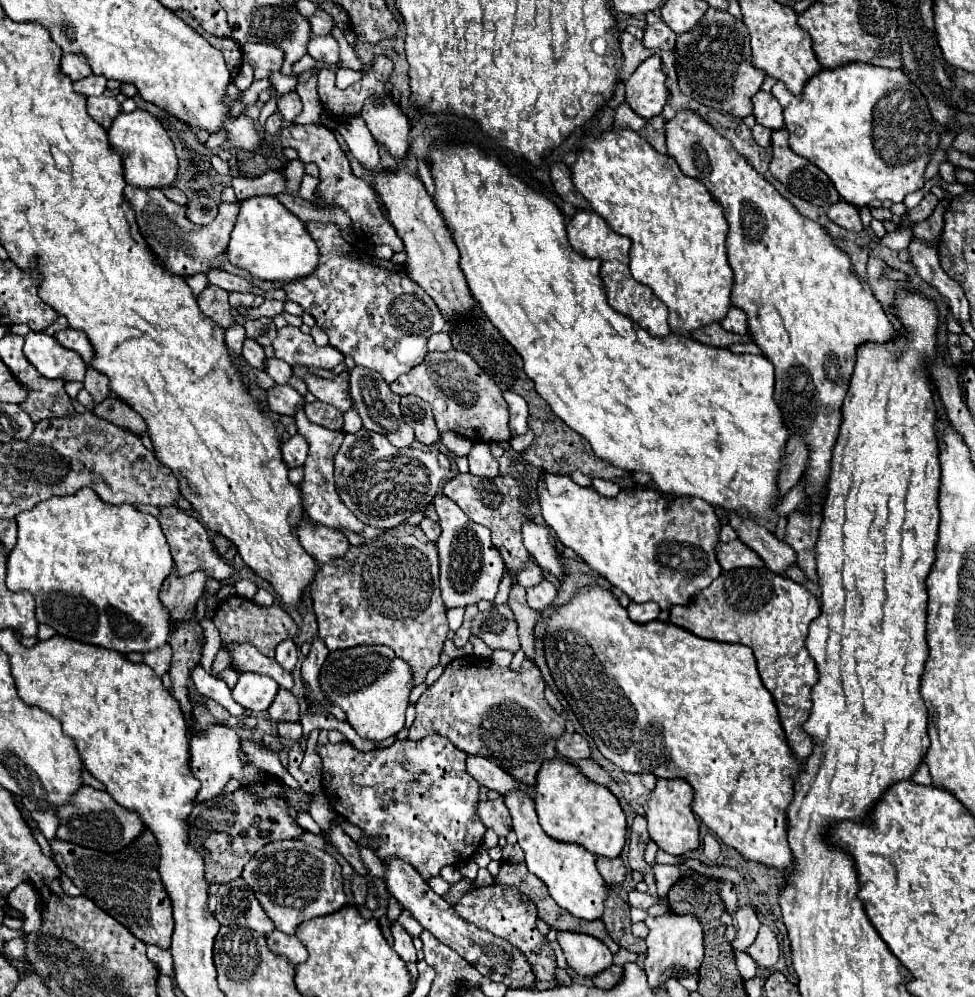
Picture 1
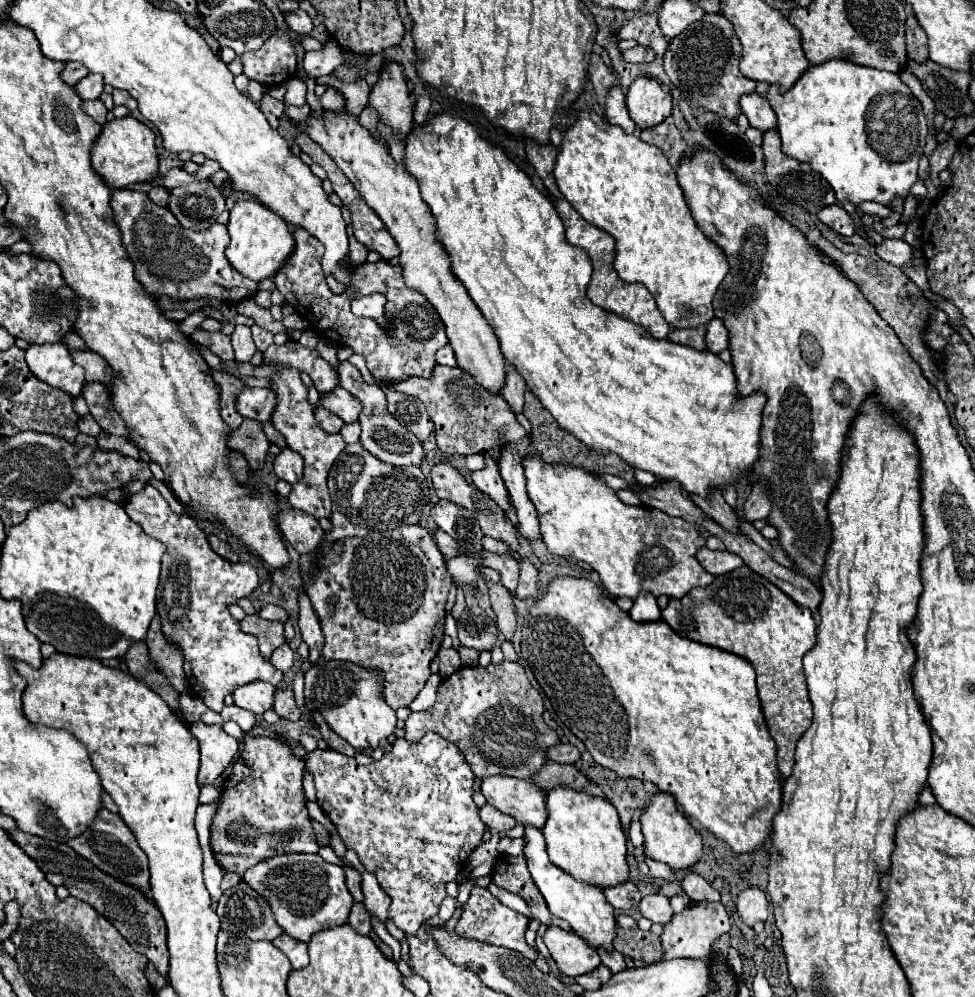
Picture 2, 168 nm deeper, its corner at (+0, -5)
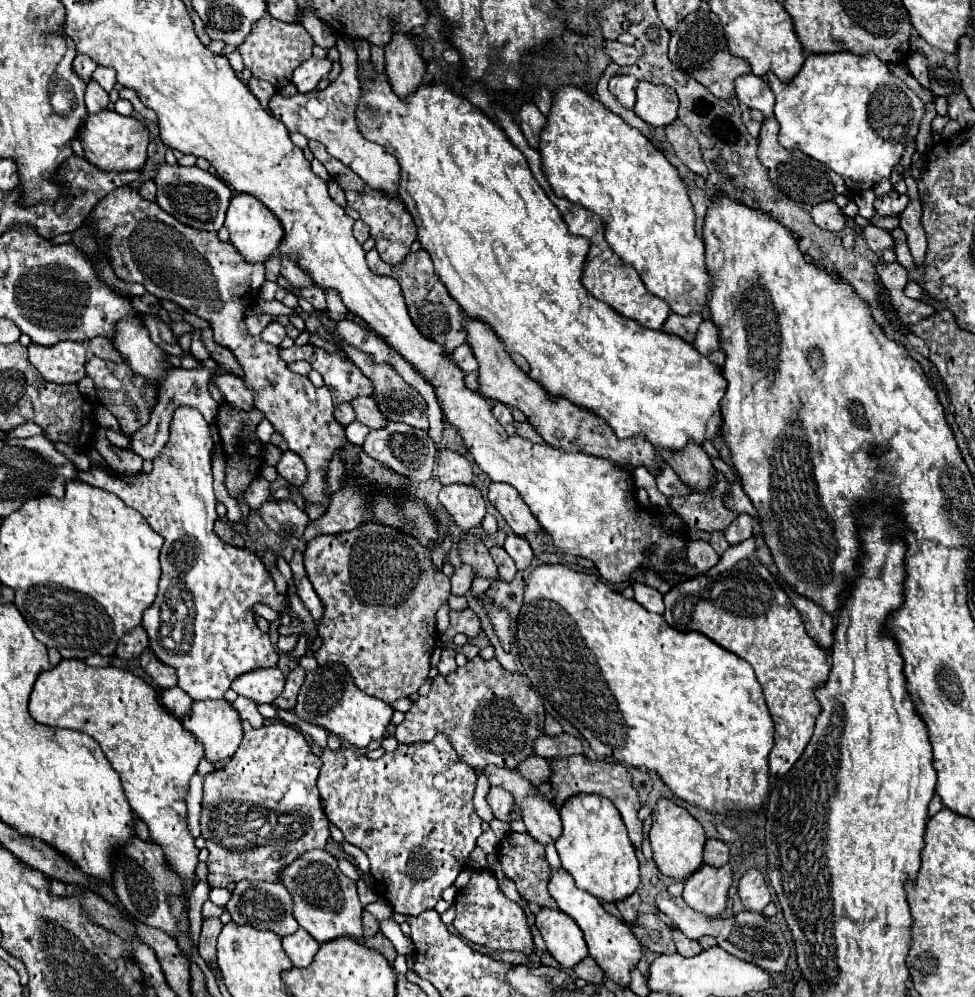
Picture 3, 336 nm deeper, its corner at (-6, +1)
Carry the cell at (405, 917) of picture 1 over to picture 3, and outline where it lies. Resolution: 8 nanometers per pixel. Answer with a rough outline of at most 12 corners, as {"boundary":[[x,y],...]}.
{"boundary":[[448,736],[326,748],[324,812],[402,916],[482,834]]}

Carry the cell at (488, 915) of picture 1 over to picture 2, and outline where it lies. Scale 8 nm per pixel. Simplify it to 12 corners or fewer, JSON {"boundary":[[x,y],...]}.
{"boundary":[[472,886],[456,934],[536,960],[528,918]]}

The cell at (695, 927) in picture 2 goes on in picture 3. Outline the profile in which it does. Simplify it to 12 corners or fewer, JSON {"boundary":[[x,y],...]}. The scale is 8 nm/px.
{"boundary":[[704,864],[686,880],[692,910],[720,918],[732,870]]}

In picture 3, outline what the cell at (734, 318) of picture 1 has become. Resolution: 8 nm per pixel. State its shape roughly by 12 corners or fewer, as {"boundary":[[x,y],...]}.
{"boundary":[[700,324],[694,348],[704,356],[720,350],[720,328]]}

